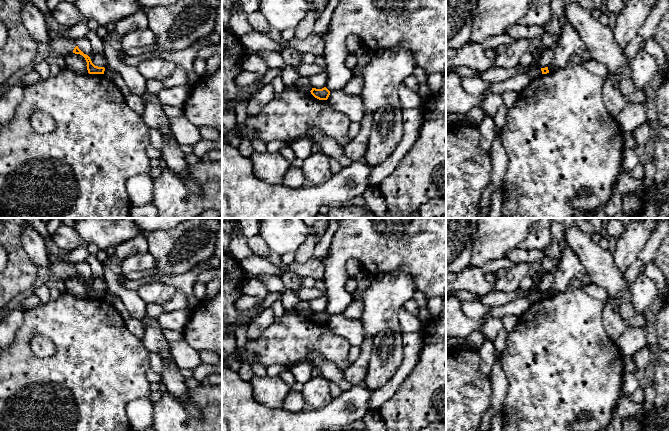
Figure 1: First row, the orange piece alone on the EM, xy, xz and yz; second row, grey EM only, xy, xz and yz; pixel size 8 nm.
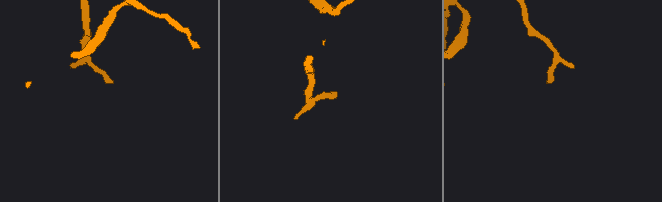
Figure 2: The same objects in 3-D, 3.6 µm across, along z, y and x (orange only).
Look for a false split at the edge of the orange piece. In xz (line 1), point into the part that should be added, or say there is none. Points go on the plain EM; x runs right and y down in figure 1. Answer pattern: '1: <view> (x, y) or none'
1: none

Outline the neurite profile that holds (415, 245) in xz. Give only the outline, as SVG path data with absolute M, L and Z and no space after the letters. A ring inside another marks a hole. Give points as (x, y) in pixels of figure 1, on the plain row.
M341 218L329 254L323 258L328 301L326 312L330 316L342 313L351 302L351 295L344 288L349 278L345 265L351 259L359 260L363 270L372 277L396 271L408 272L413 277L415 292L420 292L427 298L444 298L446 296L446 218Z

